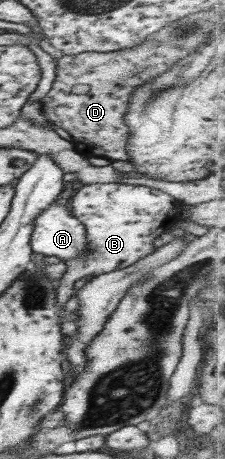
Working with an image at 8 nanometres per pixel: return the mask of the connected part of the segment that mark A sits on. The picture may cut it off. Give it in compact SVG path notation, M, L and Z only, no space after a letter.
M54 201L34 220L29 238L33 253L67 262L86 254L85 227Z

